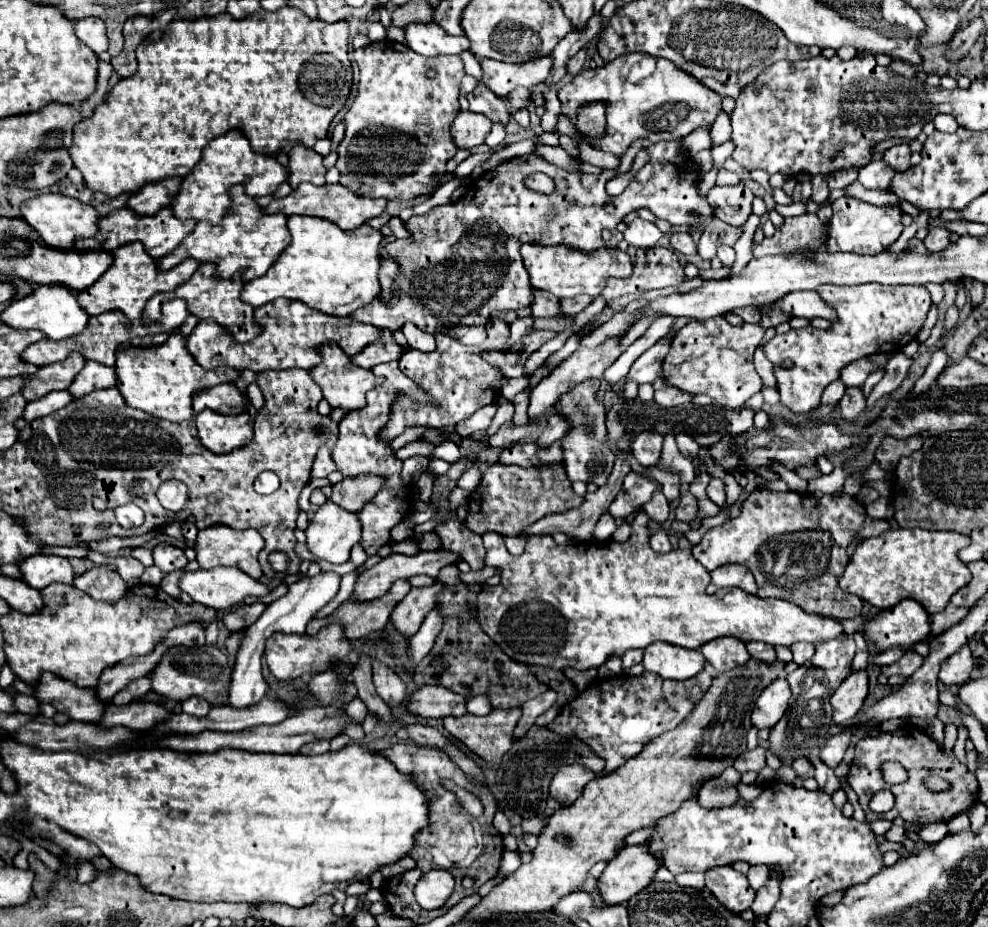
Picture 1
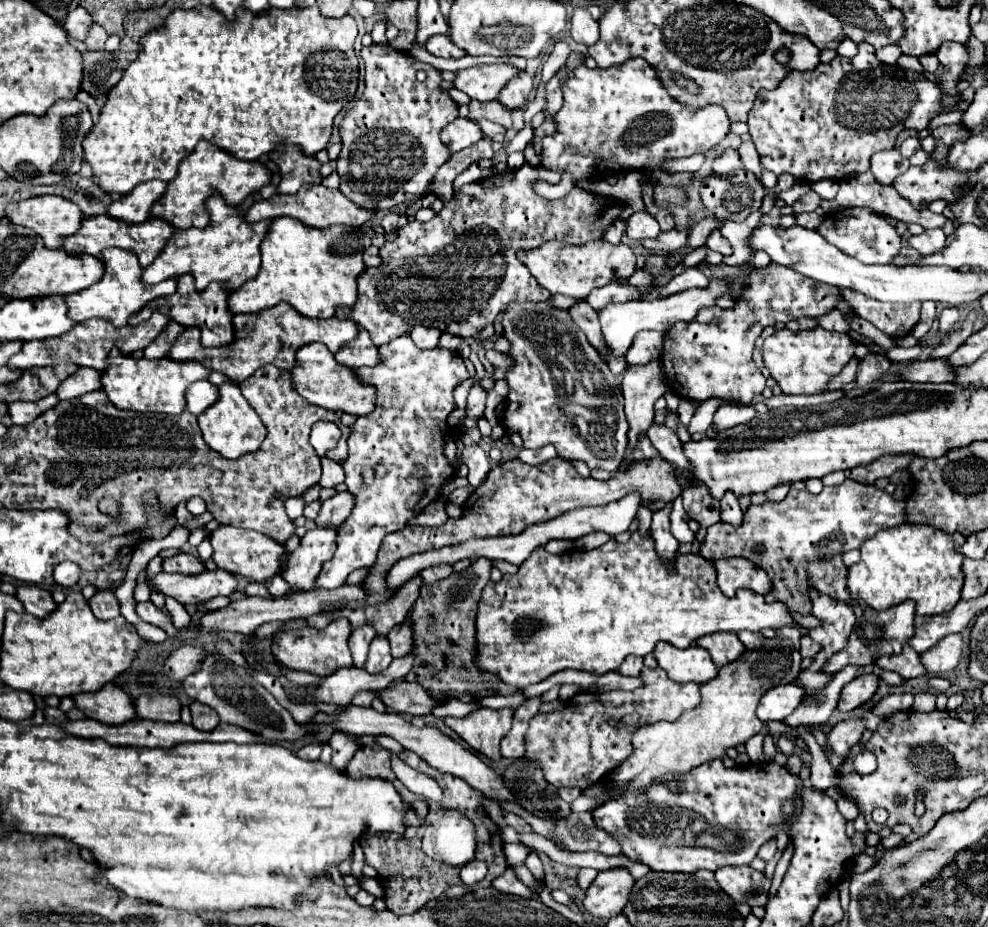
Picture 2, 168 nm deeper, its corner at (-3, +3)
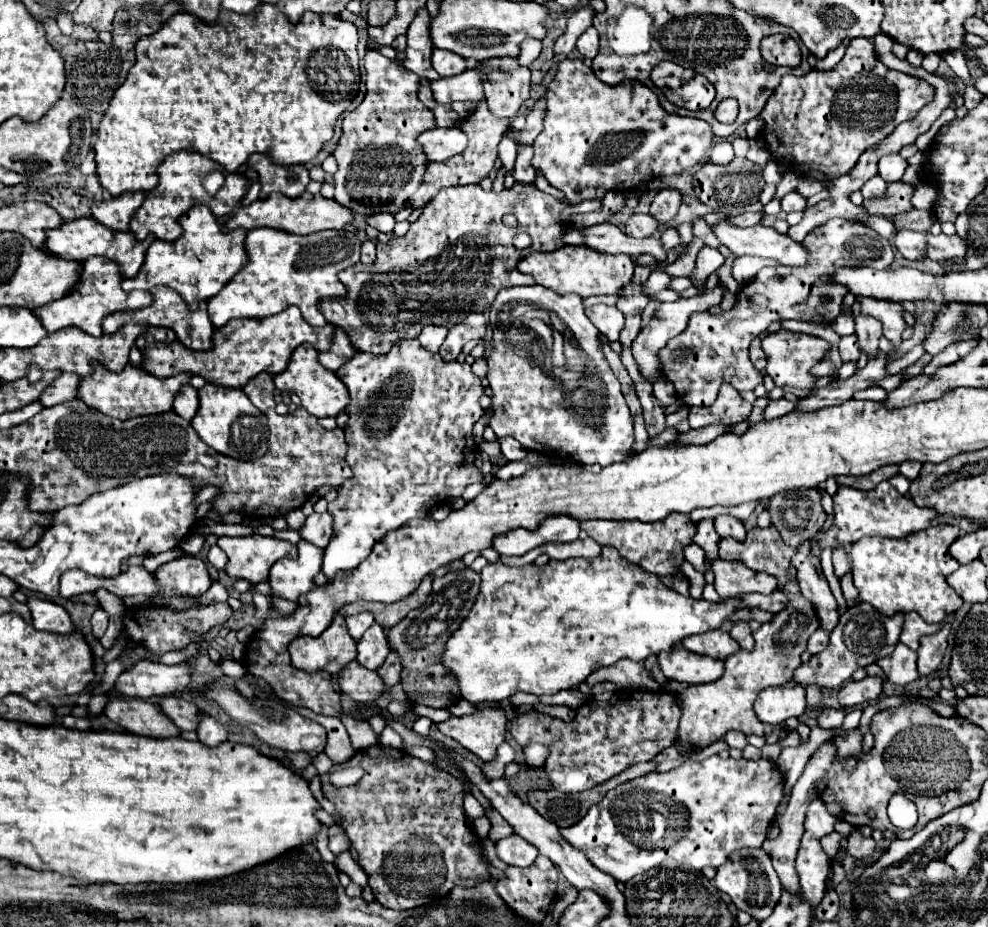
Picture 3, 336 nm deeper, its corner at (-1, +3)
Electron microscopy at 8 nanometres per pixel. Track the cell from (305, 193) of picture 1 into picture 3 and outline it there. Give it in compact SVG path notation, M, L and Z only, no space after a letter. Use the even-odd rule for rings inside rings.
M303 193L295 199L279 195L279 199L267 197L267 199L259 199L247 207L239 207L235 211L235 215L227 221L225 229L255 229L255 227L275 227L275 229L283 229L295 235L309 235L309 233L317 233L323 229L343 229L345 225L349 225L353 221L353 211L345 209L343 205L339 205L335 199L325 199L323 195L311 195L311 193Z

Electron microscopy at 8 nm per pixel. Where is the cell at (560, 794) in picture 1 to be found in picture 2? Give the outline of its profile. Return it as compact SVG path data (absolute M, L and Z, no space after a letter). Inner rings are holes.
M643 667L641 671L643 687L635 691L607 691L607 693L577 693L571 701L561 711L553 713L537 713L529 729L525 733L525 759L535 761L553 787L581 787L585 789L587 785L599 781L603 775L611 773L615 765L621 765L629 755L631 755L631 735L649 723L657 721L675 721L683 711L689 711L699 705L701 695L699 695L699 685L697 683L675 683L667 677L667 673L657 667L649 669Z

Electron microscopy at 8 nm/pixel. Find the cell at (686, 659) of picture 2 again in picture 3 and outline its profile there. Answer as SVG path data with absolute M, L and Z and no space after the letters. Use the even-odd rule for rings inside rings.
M673 647L657 655L657 663L667 679L685 683L711 683L723 675L723 661L689 653L685 647Z

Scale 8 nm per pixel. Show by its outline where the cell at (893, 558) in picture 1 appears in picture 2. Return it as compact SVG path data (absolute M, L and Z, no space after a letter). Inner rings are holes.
M903 523L893 529L883 529L875 537L867 539L861 545L861 561L849 567L847 587L853 599L865 601L869 607L881 611L891 605L899 605L907 599L915 601L917 615L939 615L953 609L953 605L961 599L961 585L963 585L963 555L957 551L965 543L961 533L945 533L931 525L911 525Z

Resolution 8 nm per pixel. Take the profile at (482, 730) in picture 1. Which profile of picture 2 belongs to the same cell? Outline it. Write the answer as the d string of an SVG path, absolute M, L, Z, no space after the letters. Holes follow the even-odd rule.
M477 709L467 717L447 717L449 725L461 739L465 739L475 751L499 761L499 741L507 735L513 721L513 709Z

